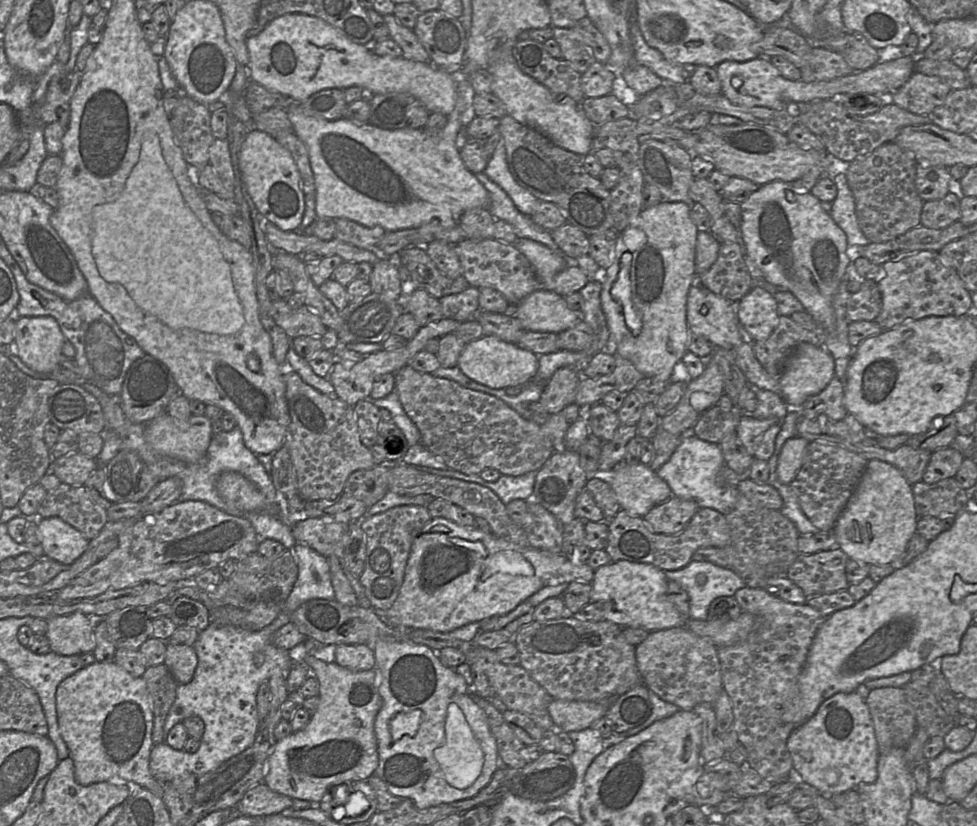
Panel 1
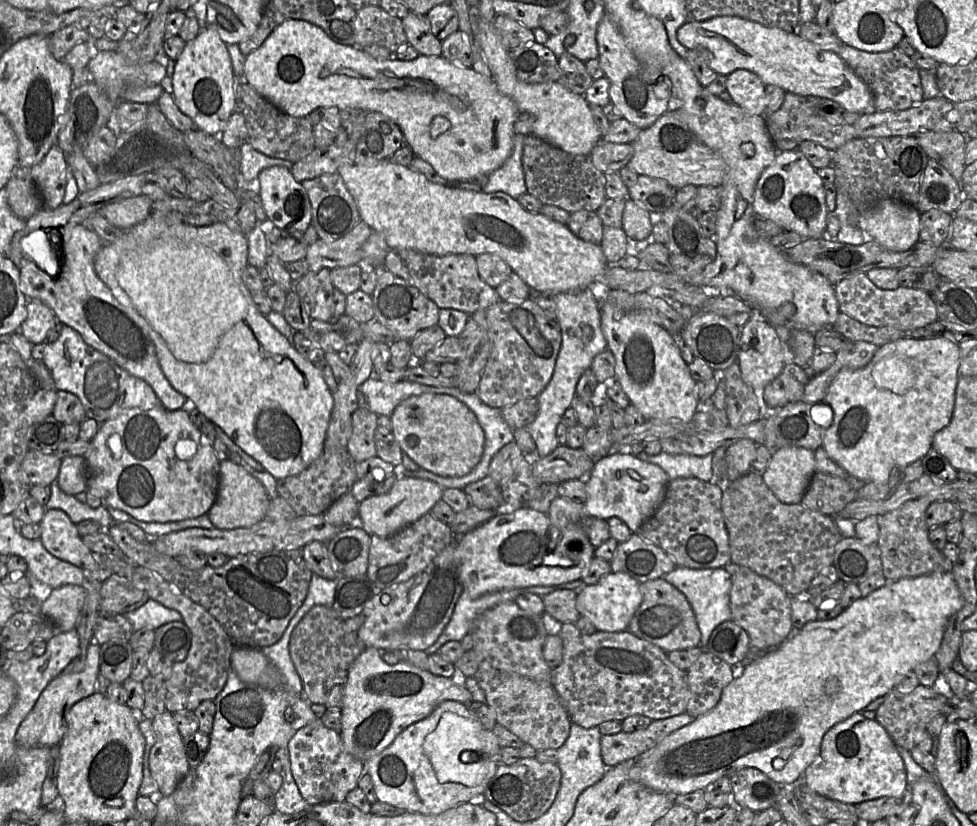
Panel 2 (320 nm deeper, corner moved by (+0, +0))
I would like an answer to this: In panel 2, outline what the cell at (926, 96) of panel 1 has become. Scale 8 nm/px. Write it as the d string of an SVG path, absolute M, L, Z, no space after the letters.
M842 44L837 54L868 86L877 111L903 111L924 100L919 68L898 47L884 52L866 52Z

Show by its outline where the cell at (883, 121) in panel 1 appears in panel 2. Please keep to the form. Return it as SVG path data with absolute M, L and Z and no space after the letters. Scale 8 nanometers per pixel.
M786 92L782 106L774 113L765 116L769 135L780 151L798 149L803 141L813 141L830 151L835 151L849 140L858 137L854 125L831 125L815 115L816 97Z

